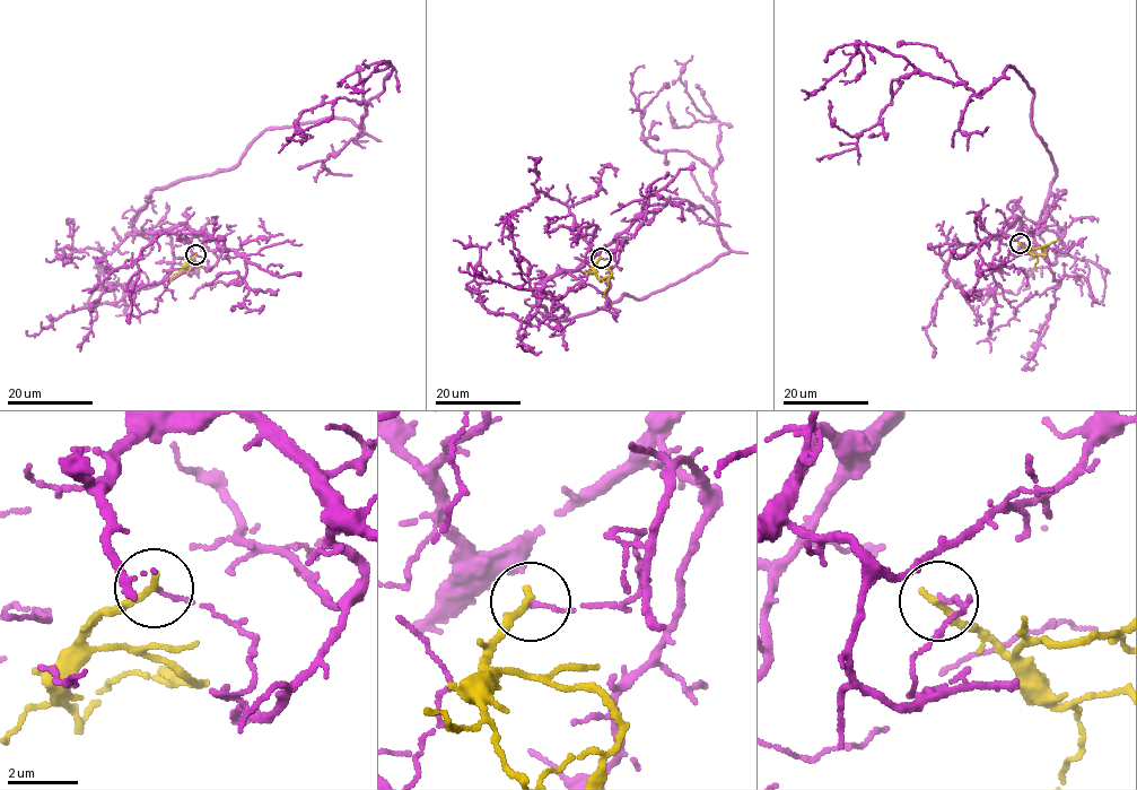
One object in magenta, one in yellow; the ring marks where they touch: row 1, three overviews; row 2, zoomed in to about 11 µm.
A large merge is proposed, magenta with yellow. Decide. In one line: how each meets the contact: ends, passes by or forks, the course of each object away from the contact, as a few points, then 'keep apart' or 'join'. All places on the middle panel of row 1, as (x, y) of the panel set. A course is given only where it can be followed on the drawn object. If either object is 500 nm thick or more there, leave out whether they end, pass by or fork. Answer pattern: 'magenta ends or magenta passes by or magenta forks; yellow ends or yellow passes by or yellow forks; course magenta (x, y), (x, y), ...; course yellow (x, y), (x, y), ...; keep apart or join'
magenta ends; yellow ends; course magenta (600, 258), (622, 244), (547, 281), (550, 318), (647, 298), (728, 251), (710, 168), (643, 135), (670, 86); course yellow (600, 258), (596, 266), (606, 268), (611, 276), (602, 297); keep apart

